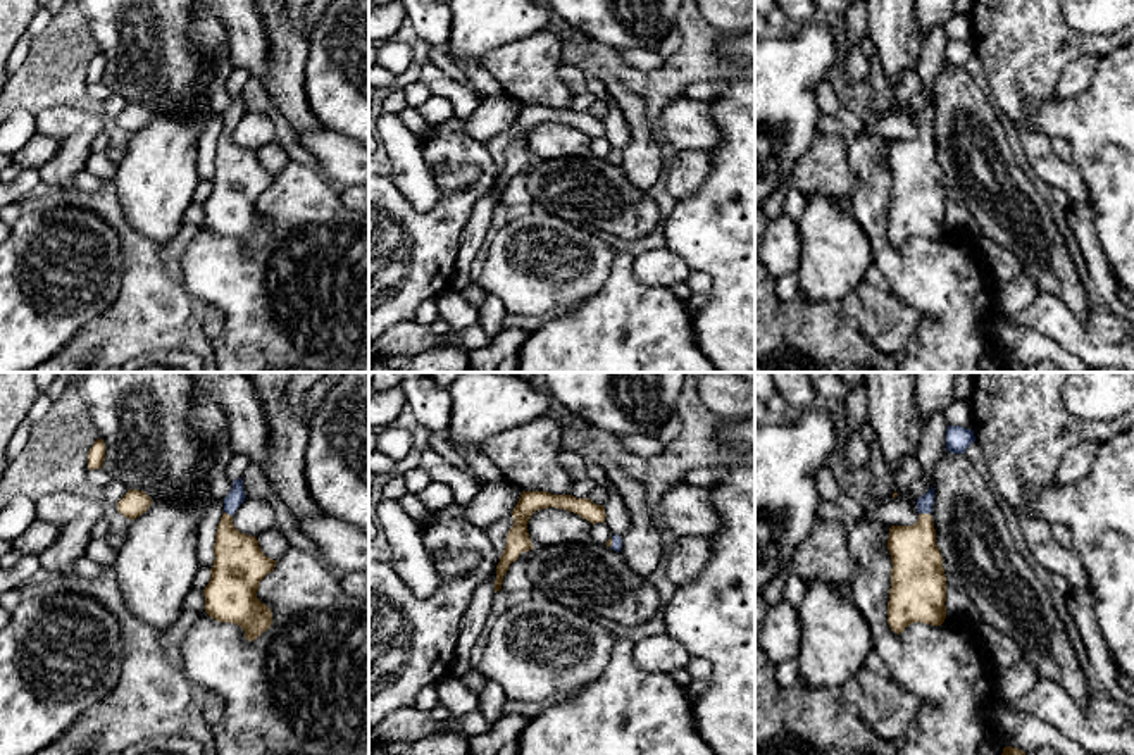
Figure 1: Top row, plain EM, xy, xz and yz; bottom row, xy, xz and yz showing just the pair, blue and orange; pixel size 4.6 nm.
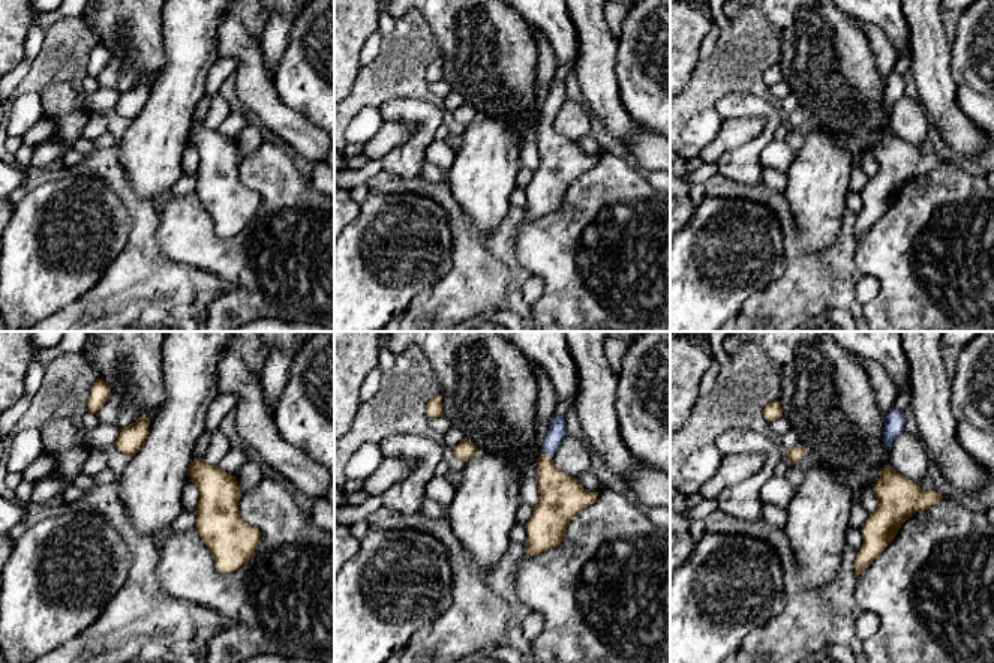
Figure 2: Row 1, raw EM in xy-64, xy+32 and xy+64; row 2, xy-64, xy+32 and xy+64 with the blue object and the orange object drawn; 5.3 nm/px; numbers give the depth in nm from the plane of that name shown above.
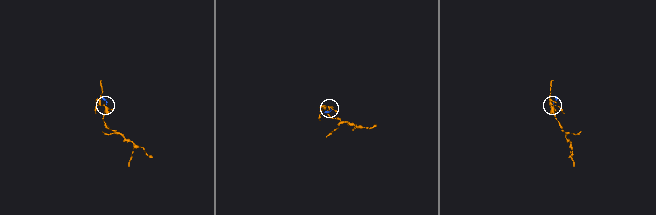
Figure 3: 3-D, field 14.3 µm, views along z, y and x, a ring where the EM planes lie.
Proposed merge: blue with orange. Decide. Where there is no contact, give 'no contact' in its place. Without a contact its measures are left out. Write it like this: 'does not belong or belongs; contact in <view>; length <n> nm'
belongs; contact in yz; length 60 nm

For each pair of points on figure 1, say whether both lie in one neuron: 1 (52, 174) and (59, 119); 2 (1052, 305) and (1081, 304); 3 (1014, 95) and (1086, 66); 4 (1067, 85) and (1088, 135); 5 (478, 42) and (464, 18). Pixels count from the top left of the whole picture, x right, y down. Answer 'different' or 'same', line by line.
1: same
2: different
3: different
4: different
5: same

